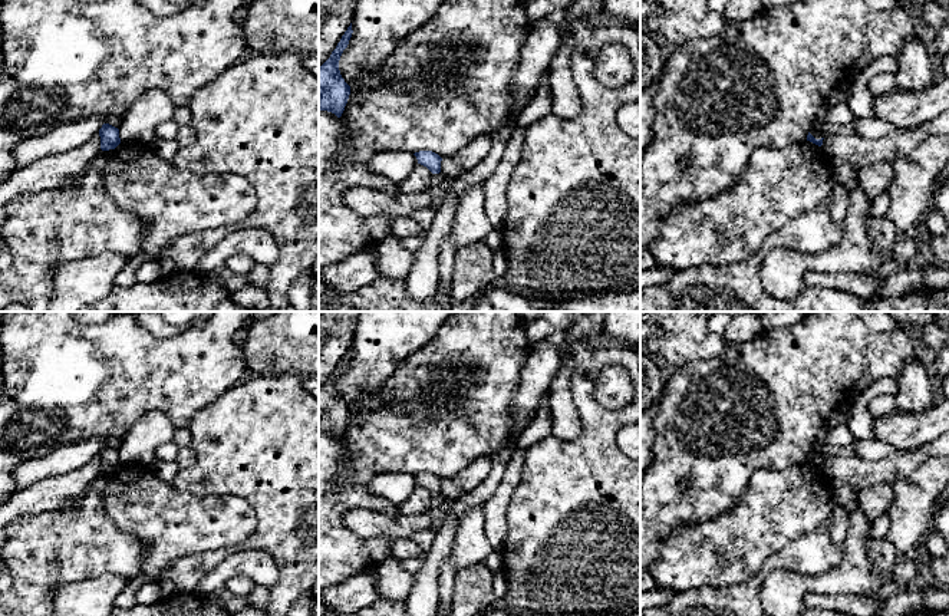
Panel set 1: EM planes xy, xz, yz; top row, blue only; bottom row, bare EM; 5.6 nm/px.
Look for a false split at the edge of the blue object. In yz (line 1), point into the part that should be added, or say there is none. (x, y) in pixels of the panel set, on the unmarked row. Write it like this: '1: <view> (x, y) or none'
1: none

